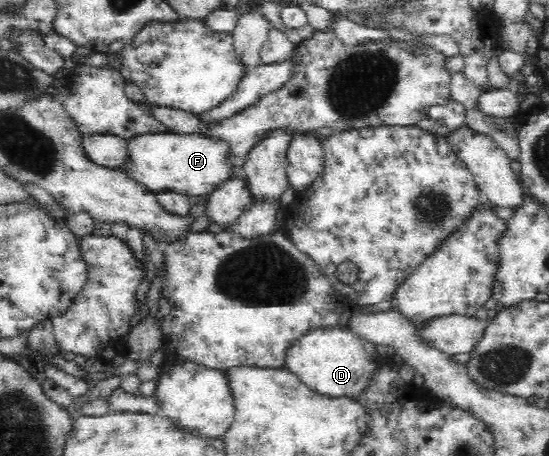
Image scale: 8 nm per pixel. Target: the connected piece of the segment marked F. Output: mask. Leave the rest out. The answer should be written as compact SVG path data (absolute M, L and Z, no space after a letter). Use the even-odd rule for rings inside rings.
M173 133L141 134L127 140L127 161L120 170L134 183L157 195L175 192L185 196L211 194L221 183L235 177L235 171L227 158L227 146L223 142L207 140L198 134L177 135Z

